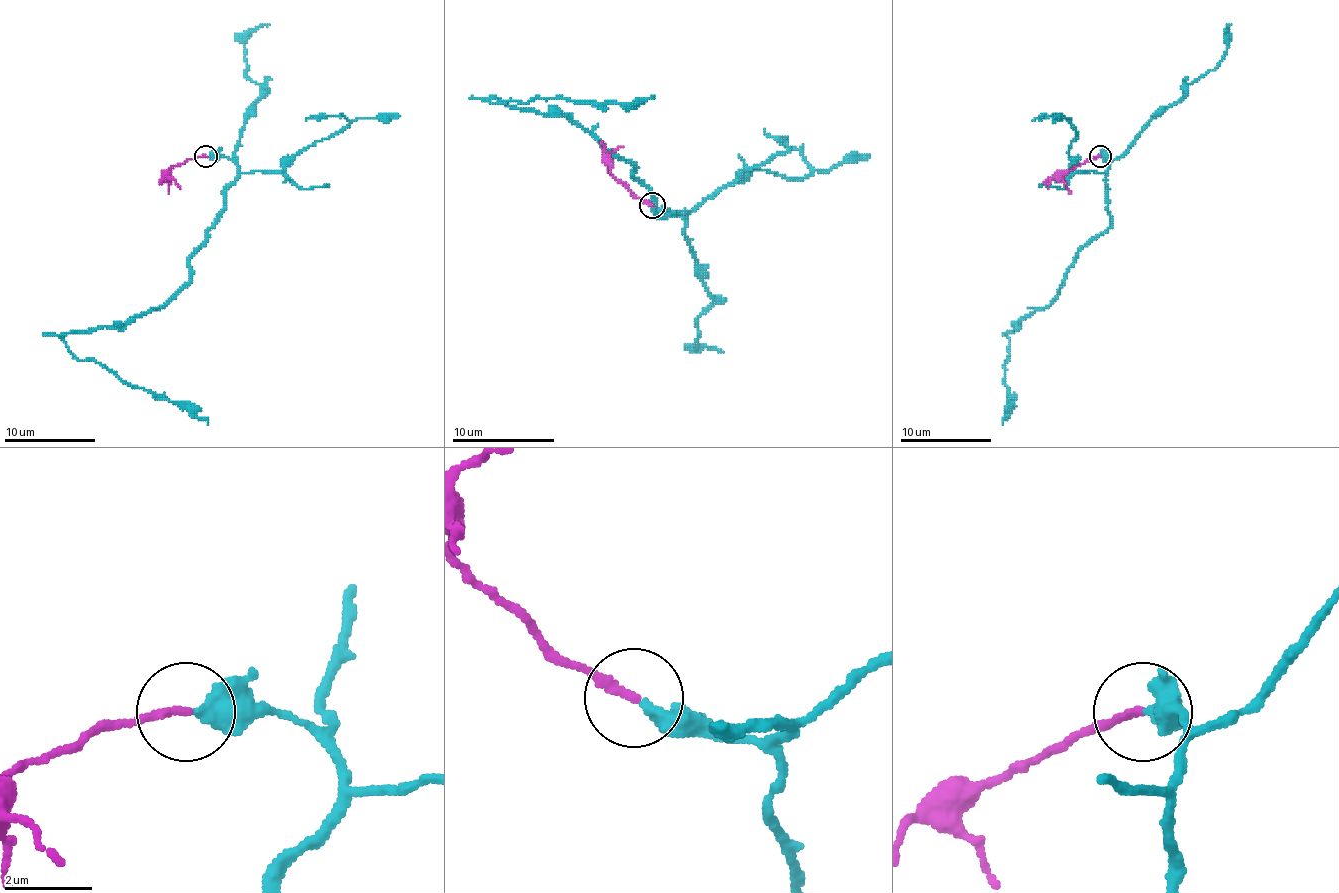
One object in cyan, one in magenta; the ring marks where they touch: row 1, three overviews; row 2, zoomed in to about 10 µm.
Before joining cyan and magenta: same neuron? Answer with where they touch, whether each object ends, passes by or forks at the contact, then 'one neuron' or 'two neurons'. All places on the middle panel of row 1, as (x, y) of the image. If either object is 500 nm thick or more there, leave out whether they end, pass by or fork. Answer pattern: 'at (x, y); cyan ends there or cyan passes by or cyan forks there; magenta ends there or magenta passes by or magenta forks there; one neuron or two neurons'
at (652, 205); cyan ends there; magenta ends there; one neuron

